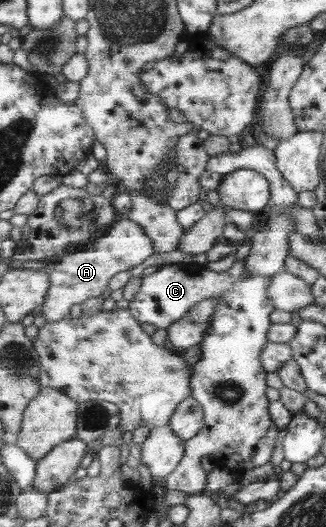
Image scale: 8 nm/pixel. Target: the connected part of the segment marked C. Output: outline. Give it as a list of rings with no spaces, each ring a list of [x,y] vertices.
[[[245,259],[235,261],[226,272],[211,271],[206,267],[199,267],[192,271],[186,264],[163,264],[151,275],[142,278],[142,283],[135,297],[129,301],[128,310],[141,323],[151,323],[157,328],[168,329],[170,325],[184,319],[193,307],[205,299],[220,297],[220,302],[213,314],[211,325],[200,343],[201,359],[193,367],[190,381],[192,396],[202,405],[204,411],[204,427],[197,437],[189,439],[185,445],[185,456],[179,468],[167,477],[165,486],[168,490],[183,491],[188,495],[204,493],[207,488],[207,475],[201,467],[201,459],[207,457],[216,466],[229,469],[240,474],[271,463],[275,441],[277,441],[277,423],[271,421],[269,415],[269,399],[267,399],[267,370],[262,364],[262,353],[268,344],[269,332],[272,329],[271,313],[275,311],[272,299],[268,294],[271,283],[270,277],[248,274]]]

